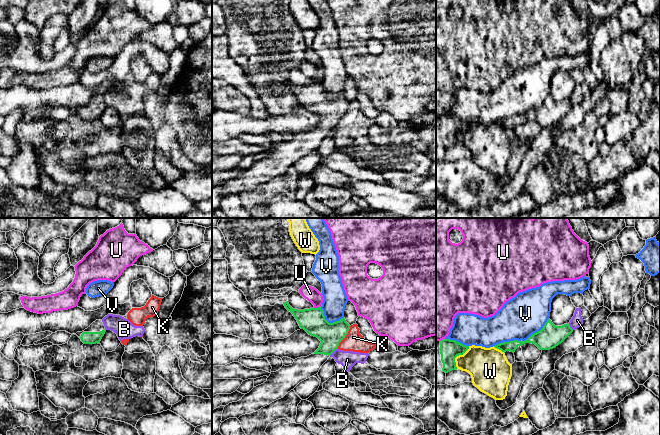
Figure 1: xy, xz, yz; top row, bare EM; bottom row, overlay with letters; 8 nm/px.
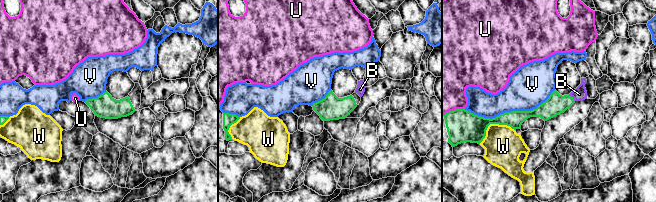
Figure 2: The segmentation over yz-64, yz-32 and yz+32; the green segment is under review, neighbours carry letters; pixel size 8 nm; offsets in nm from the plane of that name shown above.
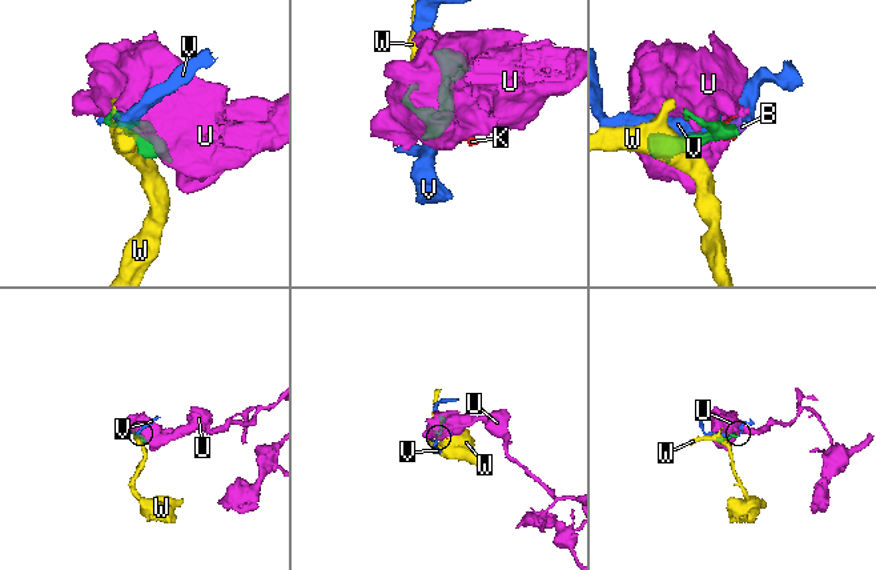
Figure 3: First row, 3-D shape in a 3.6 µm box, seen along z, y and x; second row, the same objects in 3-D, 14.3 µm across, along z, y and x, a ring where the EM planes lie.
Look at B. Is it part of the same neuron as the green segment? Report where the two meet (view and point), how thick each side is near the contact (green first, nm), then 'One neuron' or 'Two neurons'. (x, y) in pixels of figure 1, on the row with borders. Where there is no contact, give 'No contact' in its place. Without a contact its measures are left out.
Touches green at xz (333, 351). Thickness 190 nm (green) against 140 nm. Two neurons

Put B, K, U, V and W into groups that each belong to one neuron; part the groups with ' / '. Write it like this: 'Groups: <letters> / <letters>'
Groups: B K / U / V / W

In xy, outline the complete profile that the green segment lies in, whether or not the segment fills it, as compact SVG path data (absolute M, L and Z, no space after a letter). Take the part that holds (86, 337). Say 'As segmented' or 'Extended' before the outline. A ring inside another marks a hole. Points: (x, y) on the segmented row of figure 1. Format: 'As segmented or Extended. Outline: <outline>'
Extended. Outline: M96 320L87 329L82 332L77 332L77 335L84 344L100 343L102 337L106 332L102 320Z

